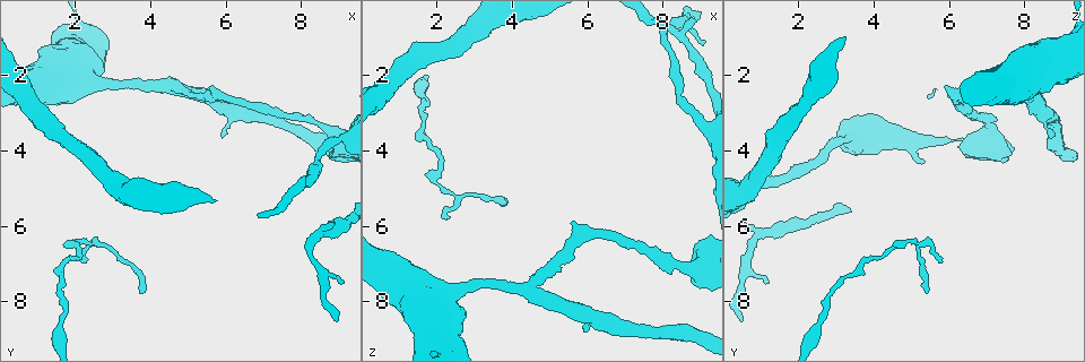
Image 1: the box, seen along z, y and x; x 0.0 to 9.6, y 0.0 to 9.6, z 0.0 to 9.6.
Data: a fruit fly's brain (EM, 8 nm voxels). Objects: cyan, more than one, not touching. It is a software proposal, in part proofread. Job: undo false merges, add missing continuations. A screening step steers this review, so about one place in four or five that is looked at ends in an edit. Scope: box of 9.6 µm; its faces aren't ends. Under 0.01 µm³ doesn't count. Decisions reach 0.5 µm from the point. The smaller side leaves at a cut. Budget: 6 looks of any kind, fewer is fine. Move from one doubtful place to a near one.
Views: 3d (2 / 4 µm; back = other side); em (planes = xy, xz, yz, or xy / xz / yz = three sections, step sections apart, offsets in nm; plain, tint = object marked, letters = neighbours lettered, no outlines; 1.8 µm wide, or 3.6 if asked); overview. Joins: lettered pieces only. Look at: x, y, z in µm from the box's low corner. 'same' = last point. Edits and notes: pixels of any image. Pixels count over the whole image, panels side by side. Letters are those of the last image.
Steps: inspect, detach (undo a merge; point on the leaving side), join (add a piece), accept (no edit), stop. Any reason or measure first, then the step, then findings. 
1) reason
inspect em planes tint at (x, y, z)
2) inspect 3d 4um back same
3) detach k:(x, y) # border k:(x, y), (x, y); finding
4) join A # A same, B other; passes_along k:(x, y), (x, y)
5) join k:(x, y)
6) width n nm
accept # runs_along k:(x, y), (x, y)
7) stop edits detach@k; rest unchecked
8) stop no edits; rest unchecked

an open end
inspect 3d 2um back at (3.85, 7.80, 5.45)

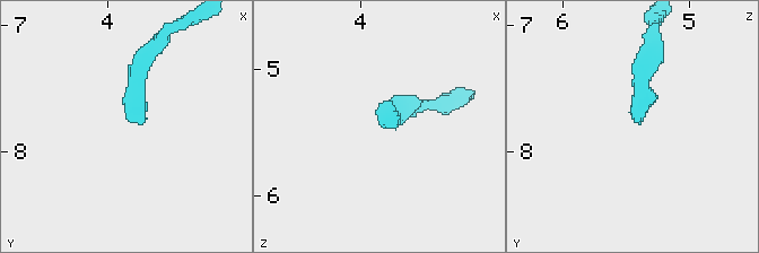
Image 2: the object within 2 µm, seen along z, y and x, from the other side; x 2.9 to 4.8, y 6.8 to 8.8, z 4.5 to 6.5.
now the EM
inspect em planes plain at (3.82, 7.74, 5.44)

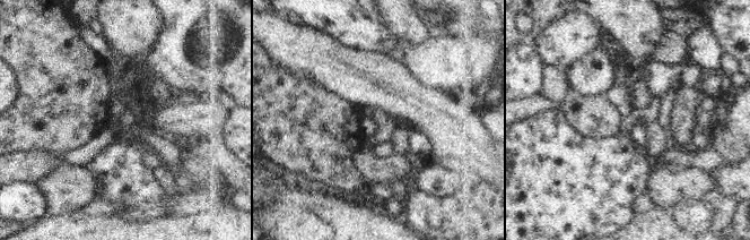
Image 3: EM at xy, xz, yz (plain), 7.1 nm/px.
see the neighbours
inspect em planes letters same

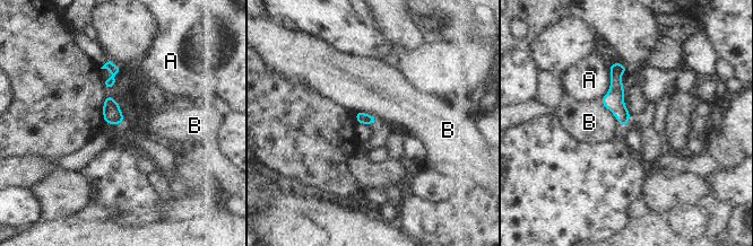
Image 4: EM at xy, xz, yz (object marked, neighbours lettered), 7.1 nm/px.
accept # A other, B other; runs_along 4:(613, 66), (615, 104), (623, 123); none of them fits

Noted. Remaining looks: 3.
an open end
inspect 3d 4um at (2.15, 6.95, 5.85)

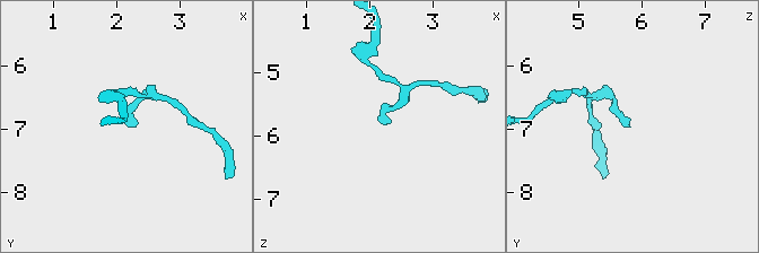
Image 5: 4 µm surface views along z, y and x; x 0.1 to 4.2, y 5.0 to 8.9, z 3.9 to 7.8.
now the EM
inspect em xz step 4 letters at (2.25, 6.95, 5.75)

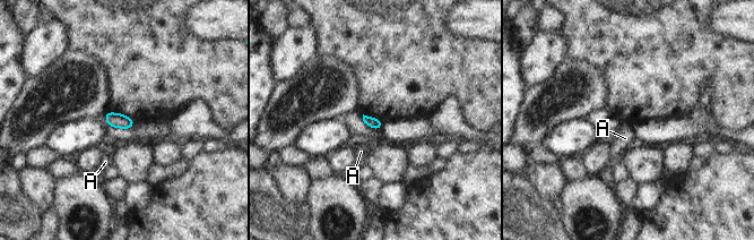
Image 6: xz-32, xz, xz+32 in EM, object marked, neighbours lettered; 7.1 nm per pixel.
inspect em planes letters same

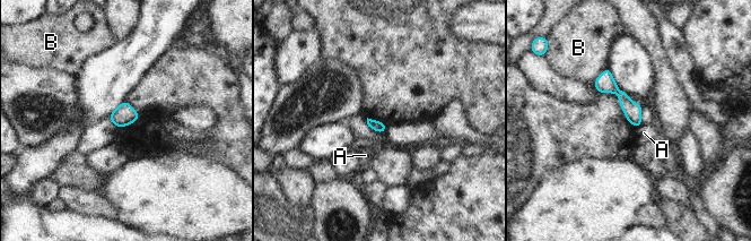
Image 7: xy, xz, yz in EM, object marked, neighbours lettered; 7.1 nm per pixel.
width 80 nm
accept # A other, B other; none of them fits

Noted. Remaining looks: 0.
stop no edits; rest unchecked

